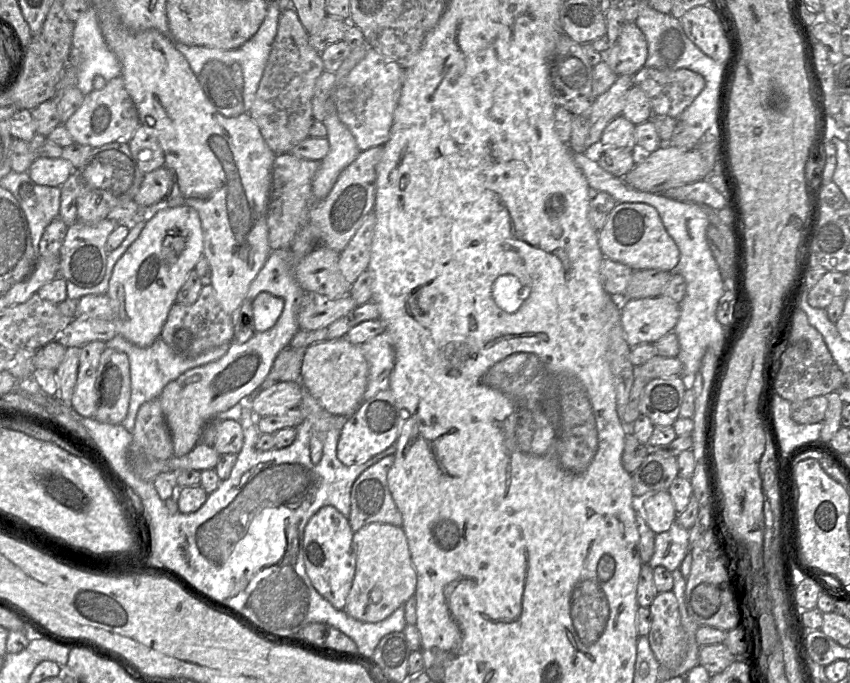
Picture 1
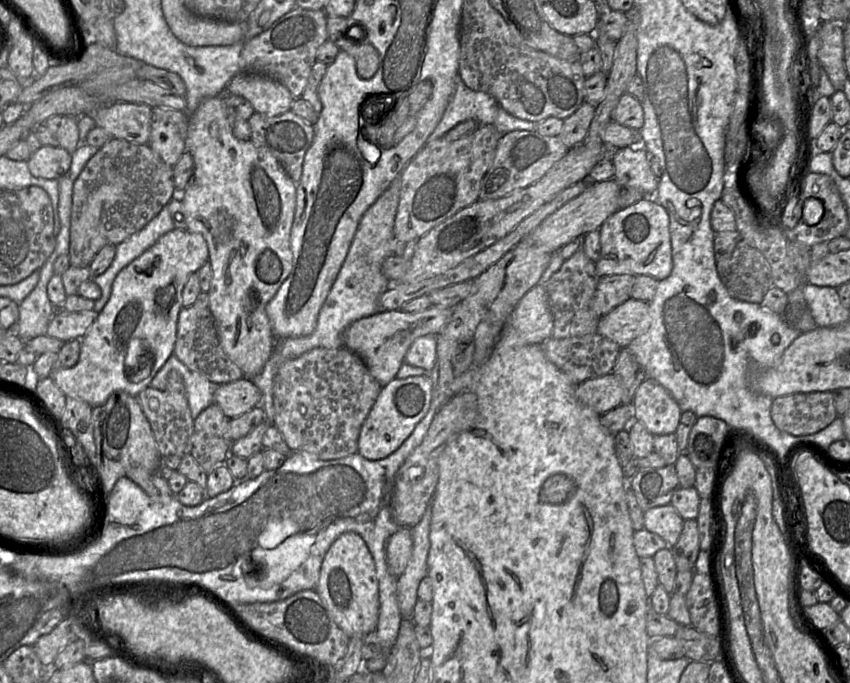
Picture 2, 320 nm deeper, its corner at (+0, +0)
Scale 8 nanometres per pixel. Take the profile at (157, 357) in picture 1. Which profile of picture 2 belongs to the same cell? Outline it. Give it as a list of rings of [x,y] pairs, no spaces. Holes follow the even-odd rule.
[[[172,354],[155,375],[149,387],[165,390],[168,375],[172,370],[176,370],[182,377],[191,415],[195,420],[204,409],[214,403],[214,393],[220,385],[192,371]]]

